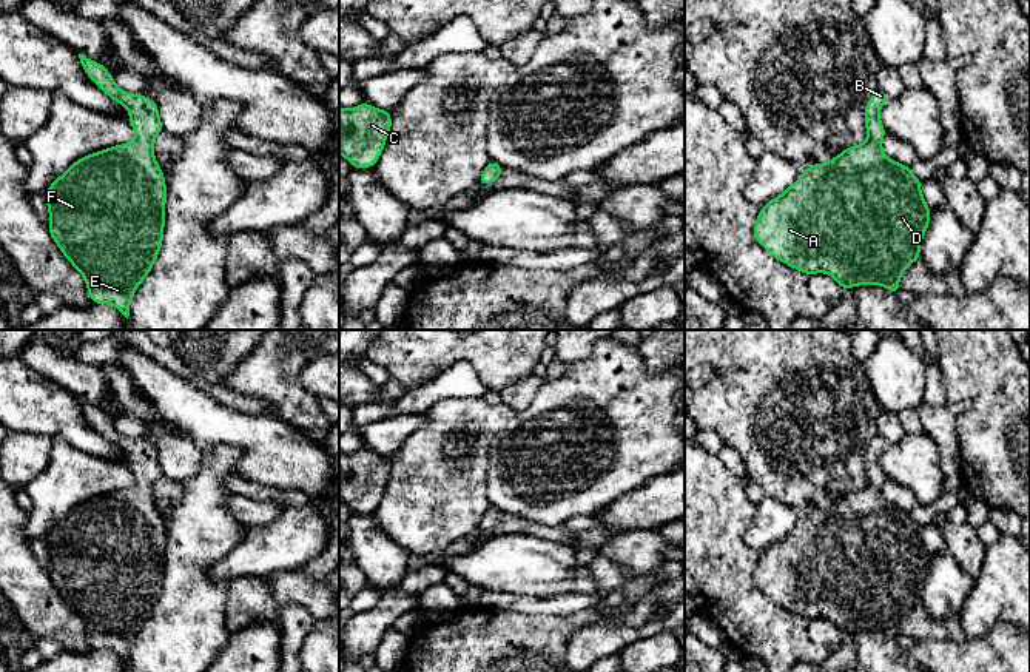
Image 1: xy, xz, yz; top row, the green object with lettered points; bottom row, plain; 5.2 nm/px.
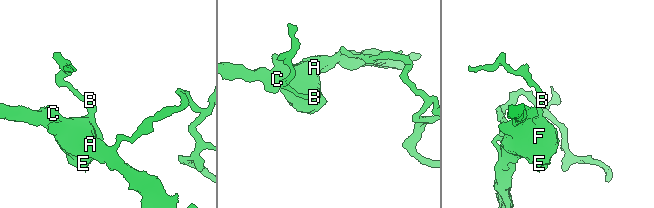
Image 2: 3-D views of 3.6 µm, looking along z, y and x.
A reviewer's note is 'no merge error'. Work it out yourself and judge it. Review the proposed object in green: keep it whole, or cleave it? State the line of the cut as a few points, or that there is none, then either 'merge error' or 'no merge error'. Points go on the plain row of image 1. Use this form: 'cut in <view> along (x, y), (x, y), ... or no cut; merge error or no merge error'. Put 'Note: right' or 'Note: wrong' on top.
Note: right
no cut; no merge error

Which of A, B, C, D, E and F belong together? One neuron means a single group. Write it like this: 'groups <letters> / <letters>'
groups A B C D E F

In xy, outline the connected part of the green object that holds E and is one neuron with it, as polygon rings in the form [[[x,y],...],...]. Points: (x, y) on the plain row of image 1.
[[[79,399],[86,421],[130,458],[136,484],[74,507],[54,524],[45,544],[49,580],[63,601],[83,621],[89,644],[116,652],[126,664],[134,637],[150,620],[163,586],[167,530],[153,489],[163,476],[156,447],[142,439],[122,436],[108,415]]]

